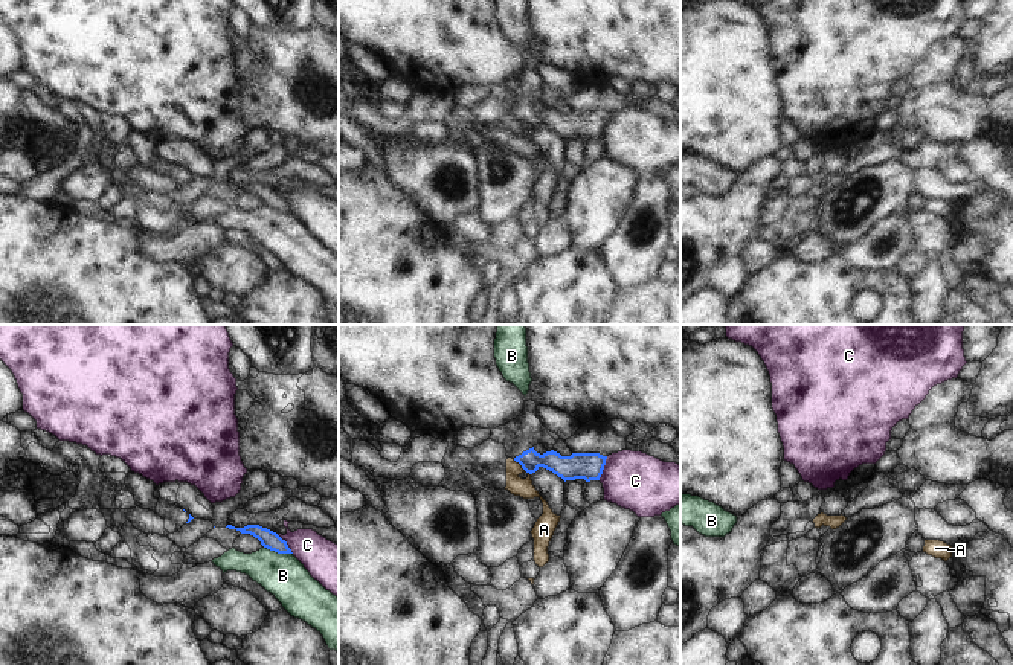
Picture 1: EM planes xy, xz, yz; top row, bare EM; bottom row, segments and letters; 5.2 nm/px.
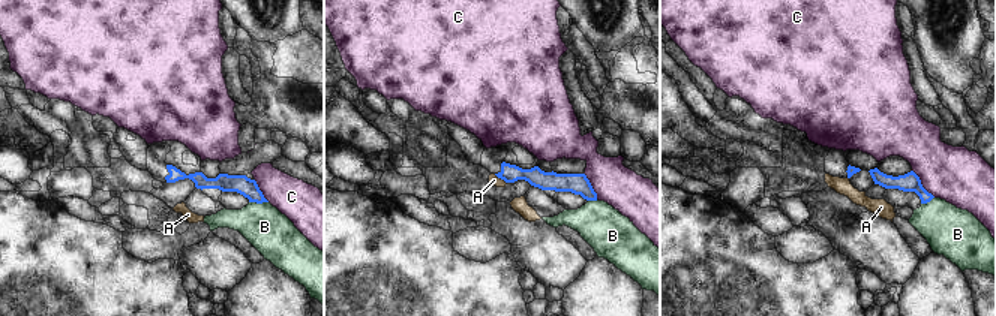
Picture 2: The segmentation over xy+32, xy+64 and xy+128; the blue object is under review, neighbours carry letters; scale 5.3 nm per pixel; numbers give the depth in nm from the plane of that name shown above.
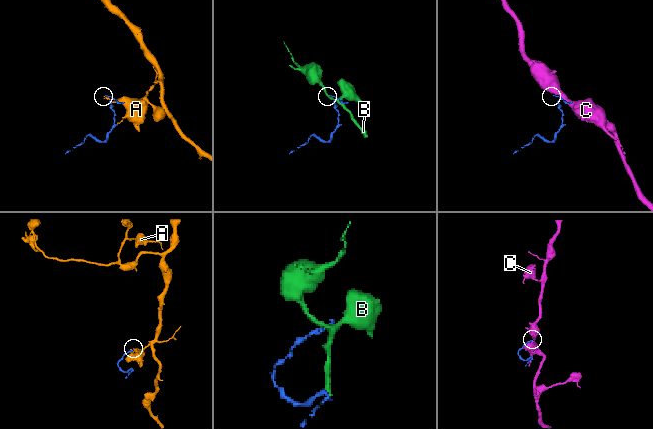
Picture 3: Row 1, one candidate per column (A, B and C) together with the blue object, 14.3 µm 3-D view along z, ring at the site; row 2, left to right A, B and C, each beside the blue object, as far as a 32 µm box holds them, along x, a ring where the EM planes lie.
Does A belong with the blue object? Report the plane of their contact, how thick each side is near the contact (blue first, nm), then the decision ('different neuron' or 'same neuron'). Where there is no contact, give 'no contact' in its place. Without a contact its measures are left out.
xz | 130/100 nm | different neuron

